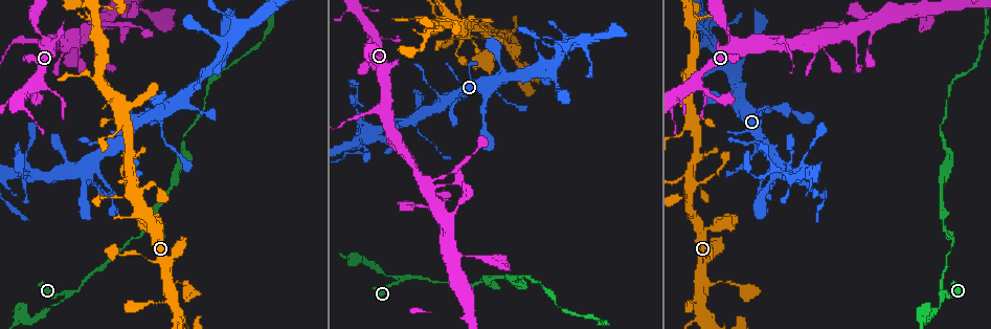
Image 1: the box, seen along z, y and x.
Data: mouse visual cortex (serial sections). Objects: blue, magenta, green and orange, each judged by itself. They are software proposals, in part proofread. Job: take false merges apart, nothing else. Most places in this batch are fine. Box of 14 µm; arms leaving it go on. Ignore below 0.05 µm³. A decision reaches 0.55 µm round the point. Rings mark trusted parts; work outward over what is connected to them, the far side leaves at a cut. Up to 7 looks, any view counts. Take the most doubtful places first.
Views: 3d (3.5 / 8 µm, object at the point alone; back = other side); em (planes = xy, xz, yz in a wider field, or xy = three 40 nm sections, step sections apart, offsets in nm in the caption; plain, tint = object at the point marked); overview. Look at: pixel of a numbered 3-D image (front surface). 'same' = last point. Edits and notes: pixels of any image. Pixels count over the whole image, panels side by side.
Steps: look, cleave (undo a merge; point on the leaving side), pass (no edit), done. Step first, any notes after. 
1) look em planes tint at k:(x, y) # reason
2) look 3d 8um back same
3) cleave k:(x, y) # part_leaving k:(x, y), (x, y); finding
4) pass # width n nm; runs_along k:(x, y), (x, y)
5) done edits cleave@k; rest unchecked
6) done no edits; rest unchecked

look 3d 3.5um at 1:(945, 293) # a narrow waist

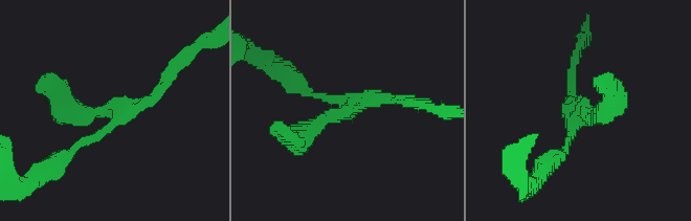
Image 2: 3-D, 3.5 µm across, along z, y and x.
look em xy step 2 tint at 2:(357, 106) # arms 3; arm_widths 150, 150, 250 nm

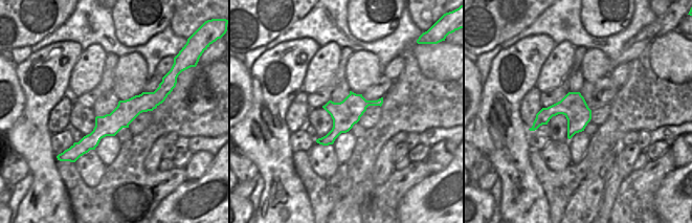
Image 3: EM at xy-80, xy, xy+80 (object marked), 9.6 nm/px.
look em planes tint same

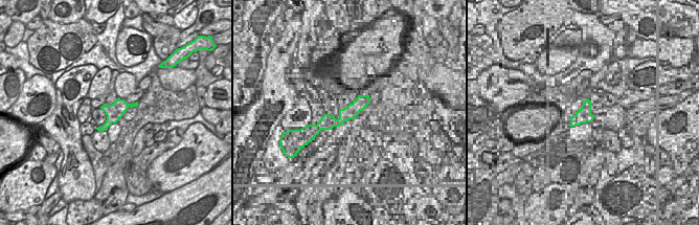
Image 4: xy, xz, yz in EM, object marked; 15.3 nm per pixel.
pass # runs_along 2:(302, 138), (365, 98), (404, 101); all the same cell

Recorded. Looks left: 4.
look 3d 3.5um at 1:(132, 189) # small branch off a trunk

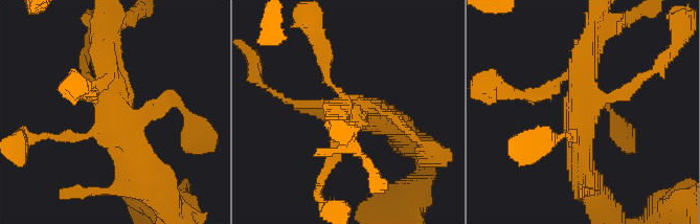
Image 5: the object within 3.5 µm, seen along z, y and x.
look em xy step 5 tint at 5:(115, 111)

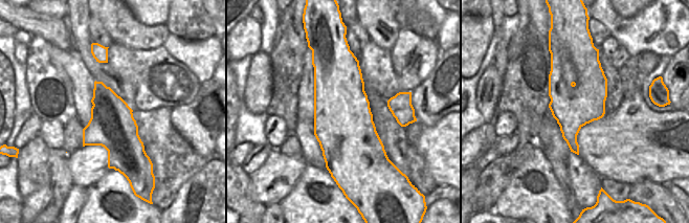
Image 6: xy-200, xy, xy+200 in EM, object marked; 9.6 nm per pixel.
pass # runs_along 5:(141, 175), (116, 133), (103, 40); all the same cell

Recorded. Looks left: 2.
look 3d 8um back at 1:(694, 302) # thin arm on a thick one

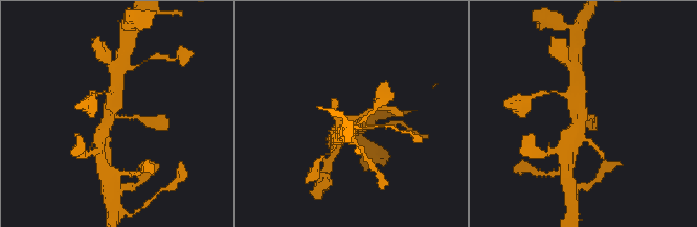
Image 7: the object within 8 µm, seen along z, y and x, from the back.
look em xy step 3 tint at 7:(119, 117) # arms 3; arm_widths 150, 400, 450 nm

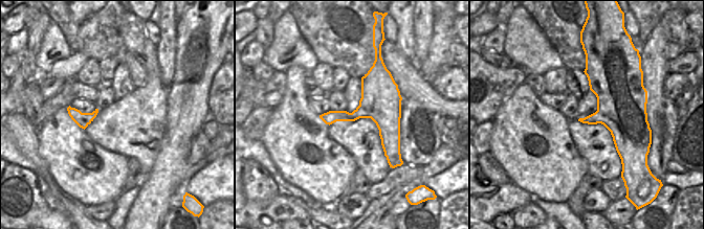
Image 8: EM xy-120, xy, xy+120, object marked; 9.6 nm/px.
pass # one cell here

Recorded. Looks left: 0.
done no edits; rest unchecked

